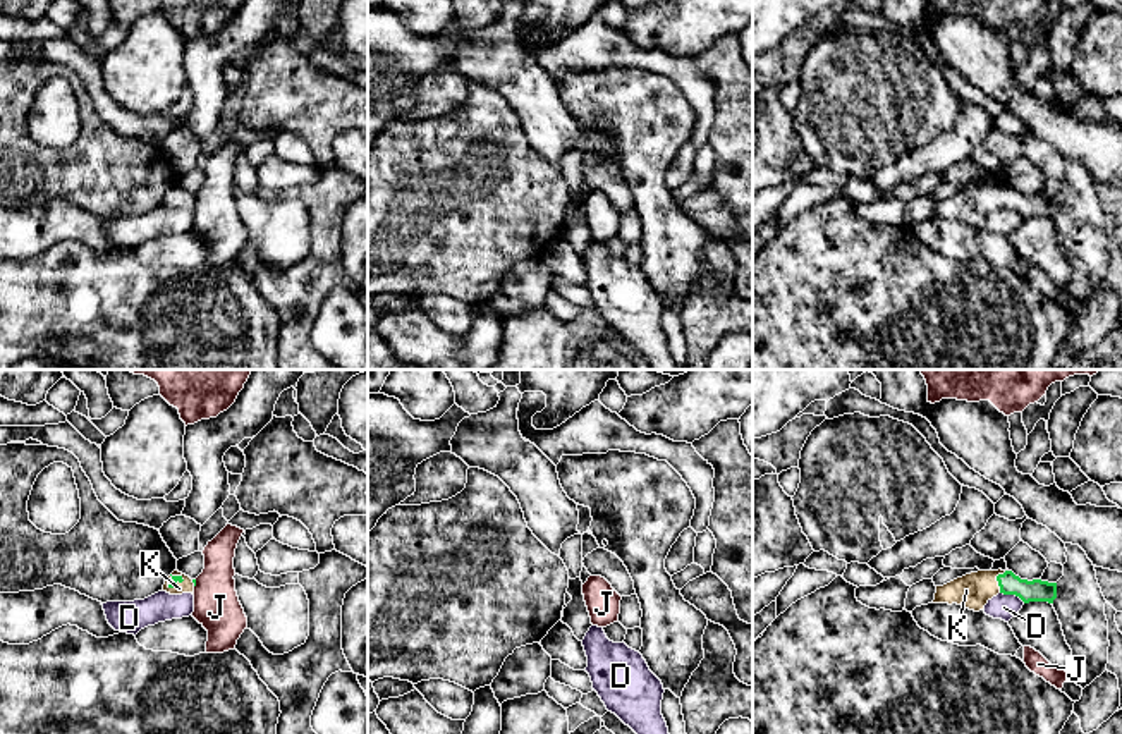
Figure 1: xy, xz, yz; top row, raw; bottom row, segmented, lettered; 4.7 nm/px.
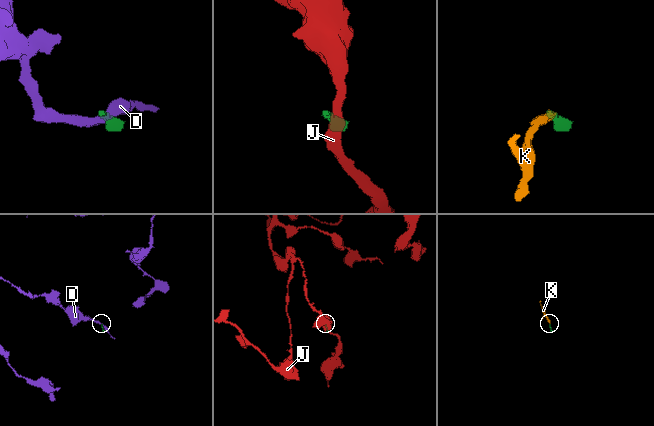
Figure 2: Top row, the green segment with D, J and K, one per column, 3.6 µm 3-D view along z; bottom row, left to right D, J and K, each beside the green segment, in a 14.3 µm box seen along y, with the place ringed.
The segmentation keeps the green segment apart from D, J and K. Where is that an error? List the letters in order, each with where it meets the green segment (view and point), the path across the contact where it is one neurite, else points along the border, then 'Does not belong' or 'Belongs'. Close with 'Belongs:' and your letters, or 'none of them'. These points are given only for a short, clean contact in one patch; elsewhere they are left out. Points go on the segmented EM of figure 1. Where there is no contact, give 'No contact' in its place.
D: Touches green at yz (1012, 593). Boundary: yz (1000, 592), (1018, 595), (1024, 602). Does not belong
J: Touches green at xy (195, 583). Does not belong
K: Touches green at yz (997, 580). Path across: yz (1036, 590), (1024, 590), (997, 580), (973, 592). Belongs
Belongs: K

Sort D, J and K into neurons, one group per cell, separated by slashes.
D / J / K

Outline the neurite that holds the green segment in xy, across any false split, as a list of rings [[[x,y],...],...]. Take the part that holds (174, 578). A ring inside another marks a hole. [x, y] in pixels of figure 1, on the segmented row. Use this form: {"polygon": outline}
{"polygon": [[[177,569],[165,579],[163,591],[170,595],[194,593],[196,579],[179,572]]]}

